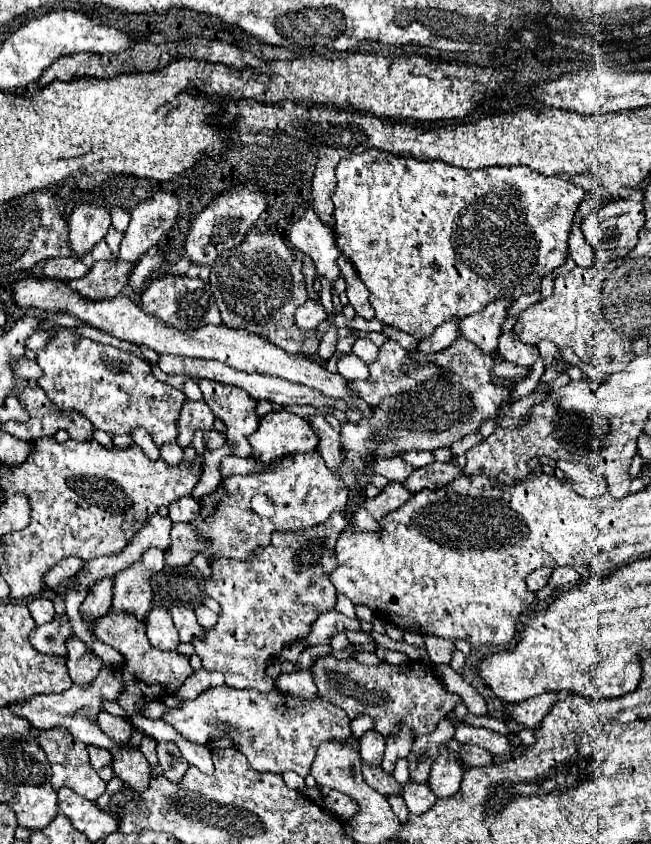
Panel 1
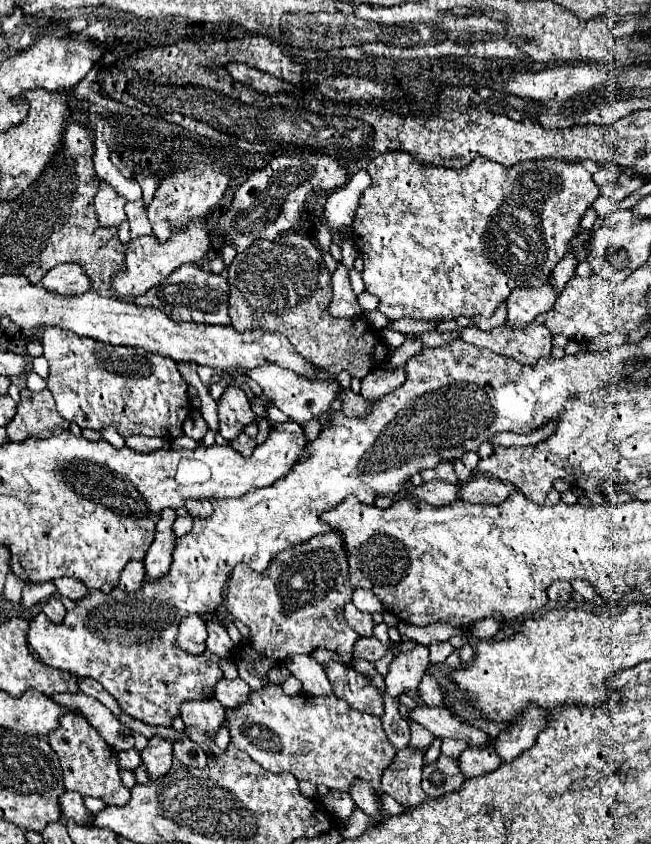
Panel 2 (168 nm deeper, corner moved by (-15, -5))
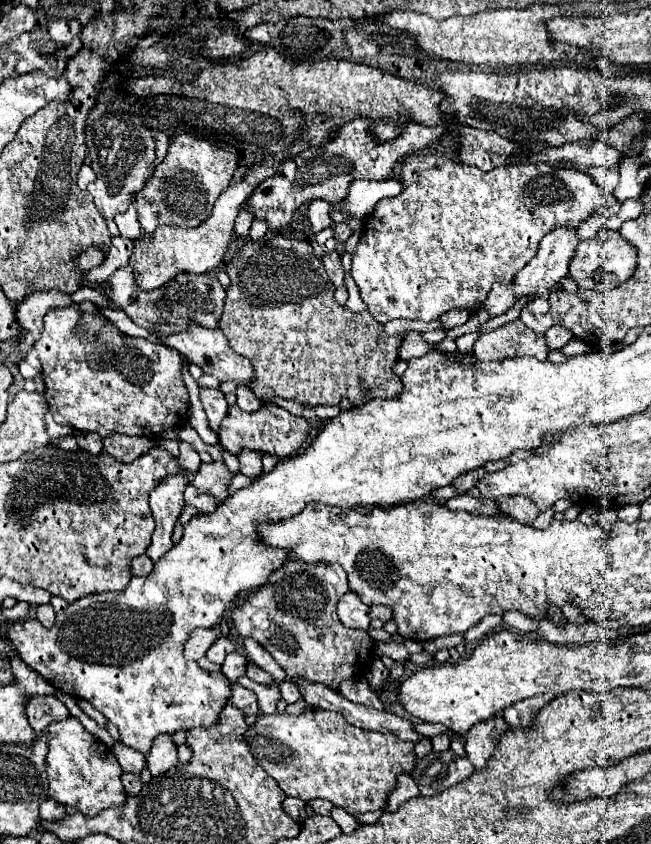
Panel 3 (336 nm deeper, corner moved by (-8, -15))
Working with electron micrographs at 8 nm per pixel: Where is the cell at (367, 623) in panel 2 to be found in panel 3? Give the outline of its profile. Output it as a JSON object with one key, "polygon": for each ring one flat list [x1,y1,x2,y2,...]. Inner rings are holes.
{"polygon":[[354,592,344,594,344,598,338,602,338,618,348,628,368,630,370,618,368,618,368,606,360,602,360,598]]}

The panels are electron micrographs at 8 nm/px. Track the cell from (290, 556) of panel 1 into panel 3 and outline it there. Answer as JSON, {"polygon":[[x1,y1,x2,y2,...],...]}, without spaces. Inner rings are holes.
{"polygon":[[284,562,272,572,268,586,252,592,232,610,232,622,240,636,250,636,270,650,288,676,298,674,308,682,320,682,336,690,346,678,364,672,374,646,368,632,346,628,338,620,336,604,344,592,348,592,344,568]]}

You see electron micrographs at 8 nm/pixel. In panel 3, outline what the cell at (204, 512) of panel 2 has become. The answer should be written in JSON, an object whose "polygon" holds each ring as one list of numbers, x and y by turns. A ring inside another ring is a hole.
{"polygon":[[192,486,186,488,186,492,184,492,184,500,186,500,186,502,184,502,186,506,195,507,203,513,214,512,217,507,217,501,212,495,200,493,196,488,192,488]]}

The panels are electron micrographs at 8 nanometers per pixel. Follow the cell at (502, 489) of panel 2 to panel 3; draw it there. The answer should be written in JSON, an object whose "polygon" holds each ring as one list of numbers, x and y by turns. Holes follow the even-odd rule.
{"polygon":[[504,496,504,498,498,498,496,504,500,504,502,512,506,512,526,524,538,516,538,508,524,496]]}

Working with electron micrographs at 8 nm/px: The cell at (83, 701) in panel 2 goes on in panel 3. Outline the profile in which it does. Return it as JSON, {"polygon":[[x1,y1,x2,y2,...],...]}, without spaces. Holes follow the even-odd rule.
{"polygon":[[32,696,26,704,26,716,34,732,42,732,48,724,56,720,66,720,70,716,68,708,54,696]]}

